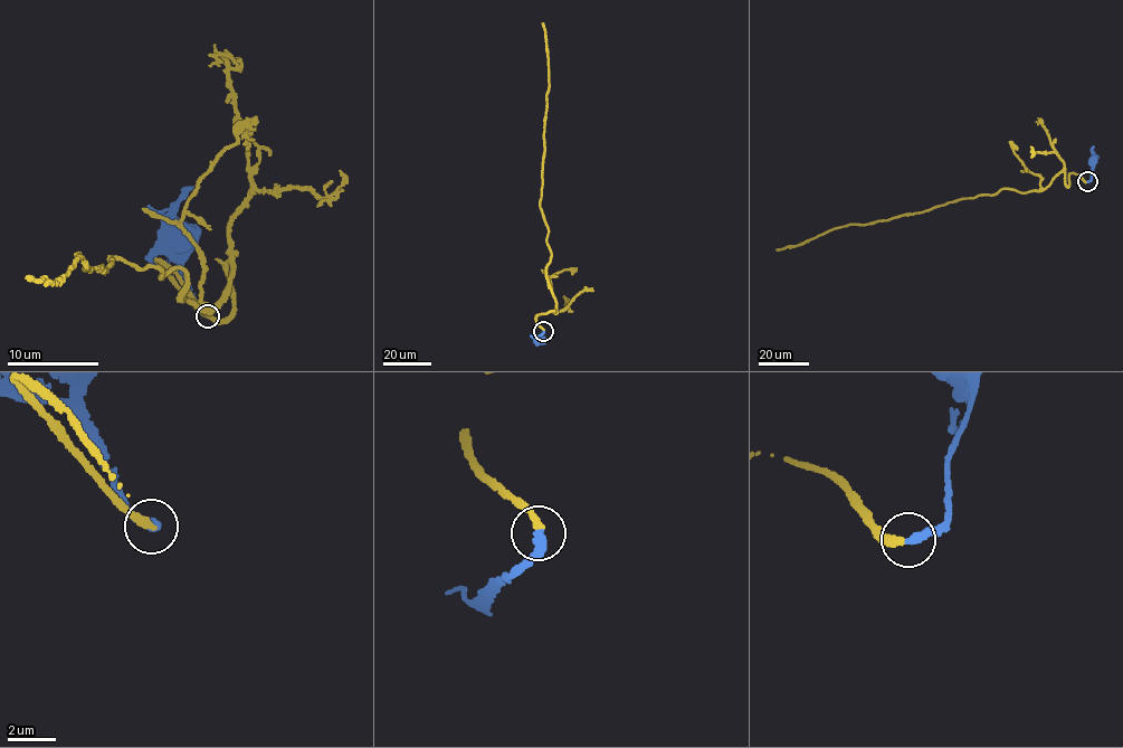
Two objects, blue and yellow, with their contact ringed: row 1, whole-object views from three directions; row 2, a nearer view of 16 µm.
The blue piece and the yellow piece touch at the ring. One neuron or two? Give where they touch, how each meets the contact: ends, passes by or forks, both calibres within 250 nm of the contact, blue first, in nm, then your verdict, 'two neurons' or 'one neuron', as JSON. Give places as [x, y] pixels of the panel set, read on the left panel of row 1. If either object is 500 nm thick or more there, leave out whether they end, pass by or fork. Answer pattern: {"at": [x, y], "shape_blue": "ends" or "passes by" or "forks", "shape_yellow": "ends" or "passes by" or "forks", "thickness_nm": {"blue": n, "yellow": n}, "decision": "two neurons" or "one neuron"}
{"at": [208, 315], "shape_blue": "ends", "shape_yellow": "ends", "thickness_nm": {"blue": 360, "yellow": 320}, "decision": "one neuron"}

